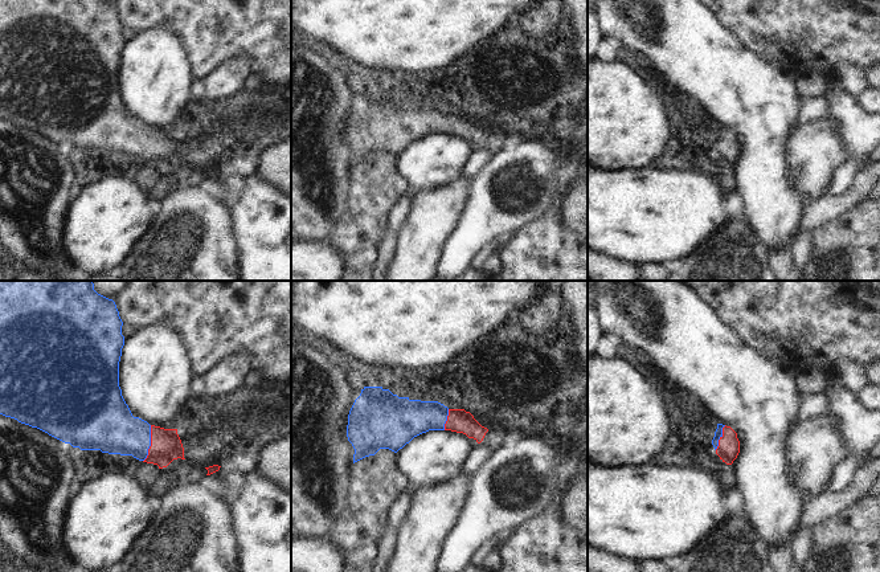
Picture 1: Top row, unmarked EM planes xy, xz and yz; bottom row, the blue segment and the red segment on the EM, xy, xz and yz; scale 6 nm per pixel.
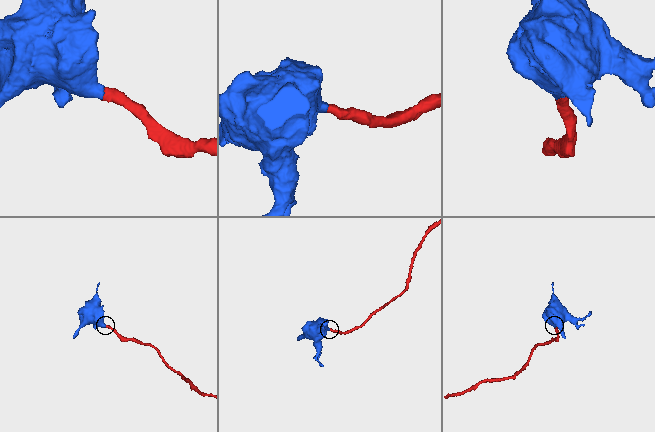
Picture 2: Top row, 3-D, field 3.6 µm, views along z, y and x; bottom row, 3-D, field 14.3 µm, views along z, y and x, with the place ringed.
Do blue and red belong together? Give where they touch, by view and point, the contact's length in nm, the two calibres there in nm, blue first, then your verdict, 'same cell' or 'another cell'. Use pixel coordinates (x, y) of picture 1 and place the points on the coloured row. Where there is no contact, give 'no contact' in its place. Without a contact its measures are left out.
xy (150, 444) | 220 nm | 300/190 nm | same cell

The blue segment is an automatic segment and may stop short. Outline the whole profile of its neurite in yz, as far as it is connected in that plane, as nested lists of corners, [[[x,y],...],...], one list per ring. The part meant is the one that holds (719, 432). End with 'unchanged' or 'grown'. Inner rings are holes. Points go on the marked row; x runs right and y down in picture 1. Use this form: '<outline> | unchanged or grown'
[[[717,424],[712,445],[716,454],[726,465],[732,465],[740,453],[737,433],[730,426],[723,424]]] | grown

